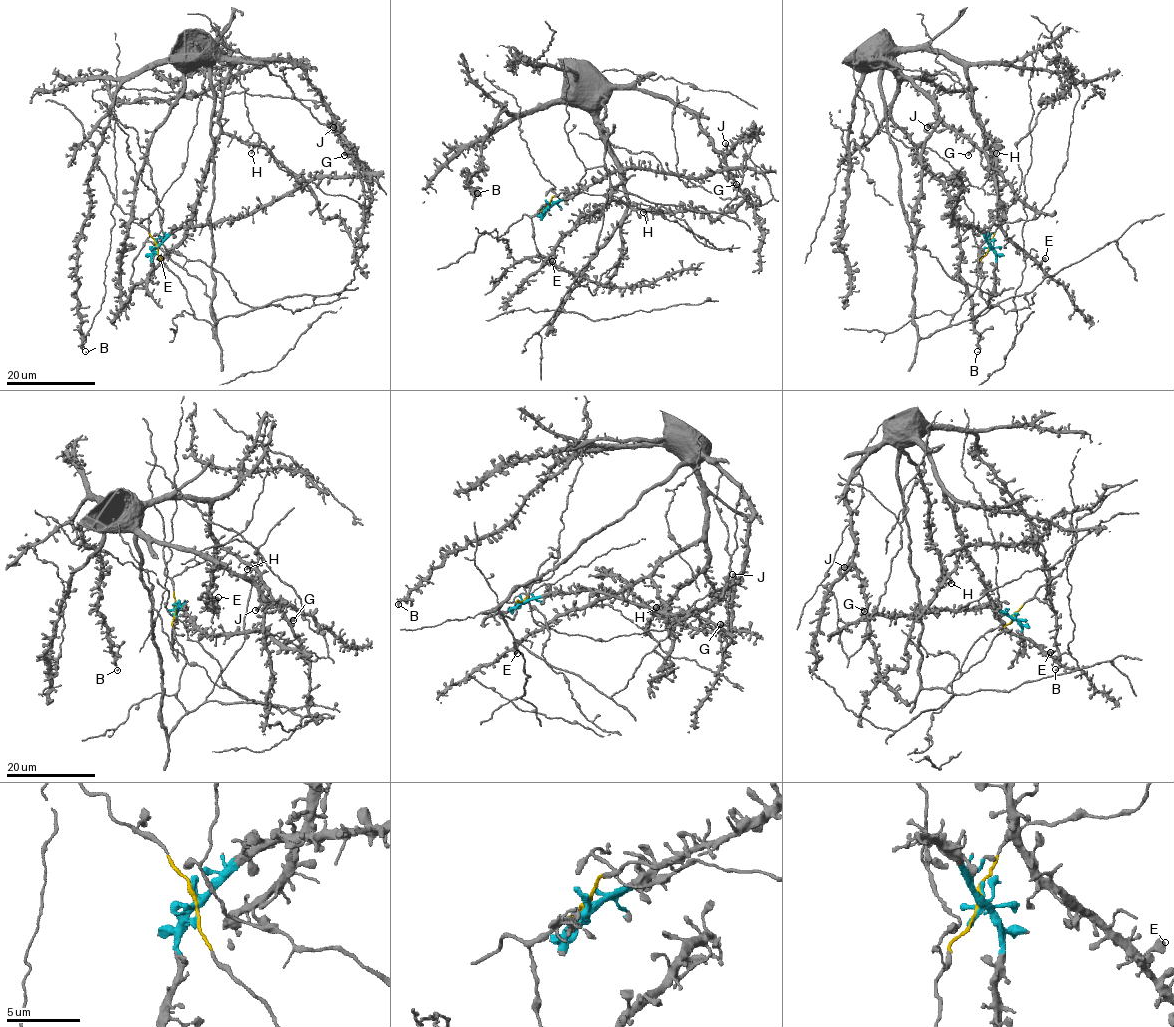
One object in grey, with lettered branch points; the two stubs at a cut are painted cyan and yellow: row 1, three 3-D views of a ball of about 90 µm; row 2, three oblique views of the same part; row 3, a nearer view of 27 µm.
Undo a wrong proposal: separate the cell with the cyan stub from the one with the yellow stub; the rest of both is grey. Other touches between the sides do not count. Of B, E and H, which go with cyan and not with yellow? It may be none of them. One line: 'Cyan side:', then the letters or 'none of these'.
Cyan side: none of these

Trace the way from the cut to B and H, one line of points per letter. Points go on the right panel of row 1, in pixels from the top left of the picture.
B: (989, 247), (977, 288), (945, 327), (921, 337), (884, 62), (897, 89), (891, 119), (950, 198), (977, 352)
H: (989, 247), (977, 288), (945, 327), (921, 337), (882, 67), (896, 52), (954, 58), (997, 153)

